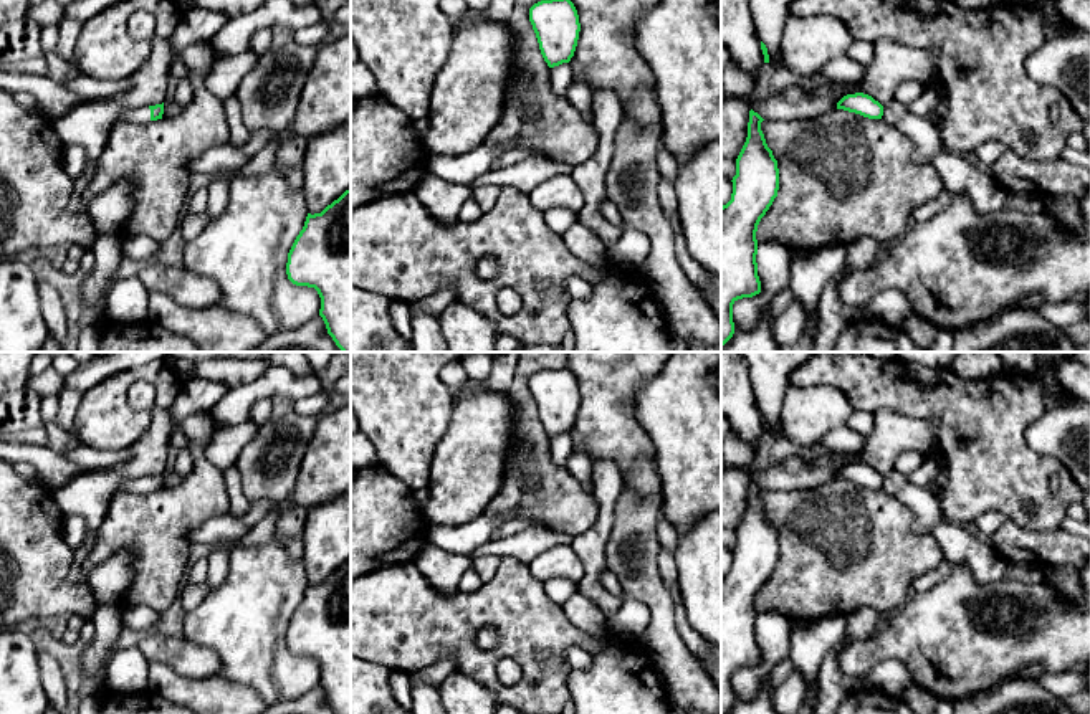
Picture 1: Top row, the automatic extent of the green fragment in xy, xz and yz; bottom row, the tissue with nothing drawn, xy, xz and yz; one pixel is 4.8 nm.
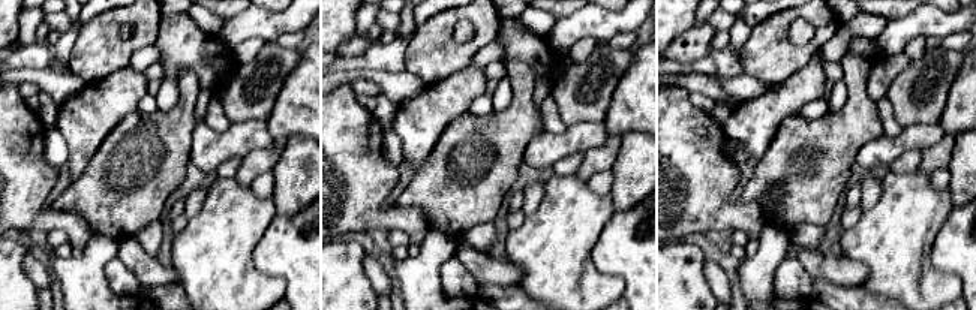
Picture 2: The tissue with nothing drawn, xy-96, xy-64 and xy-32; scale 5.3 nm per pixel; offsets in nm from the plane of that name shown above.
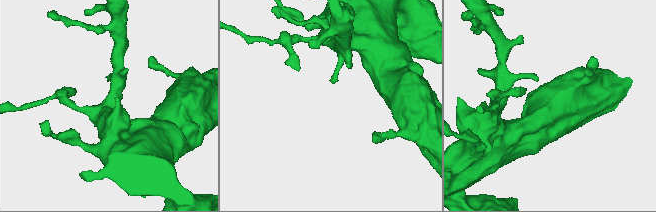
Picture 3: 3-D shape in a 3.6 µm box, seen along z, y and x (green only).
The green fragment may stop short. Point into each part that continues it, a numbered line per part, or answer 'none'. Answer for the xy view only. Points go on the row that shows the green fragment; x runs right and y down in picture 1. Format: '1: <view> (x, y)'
1: xy (141, 114)

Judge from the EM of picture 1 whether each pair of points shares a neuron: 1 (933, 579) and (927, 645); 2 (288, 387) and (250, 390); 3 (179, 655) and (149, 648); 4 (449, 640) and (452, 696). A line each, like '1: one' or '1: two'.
1: two
2: one
3: one
4: two

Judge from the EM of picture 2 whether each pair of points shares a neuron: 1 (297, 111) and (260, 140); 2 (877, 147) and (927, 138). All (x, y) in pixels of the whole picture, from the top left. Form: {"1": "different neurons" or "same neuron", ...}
{"1": "different neurons", "2": "same neuron"}

